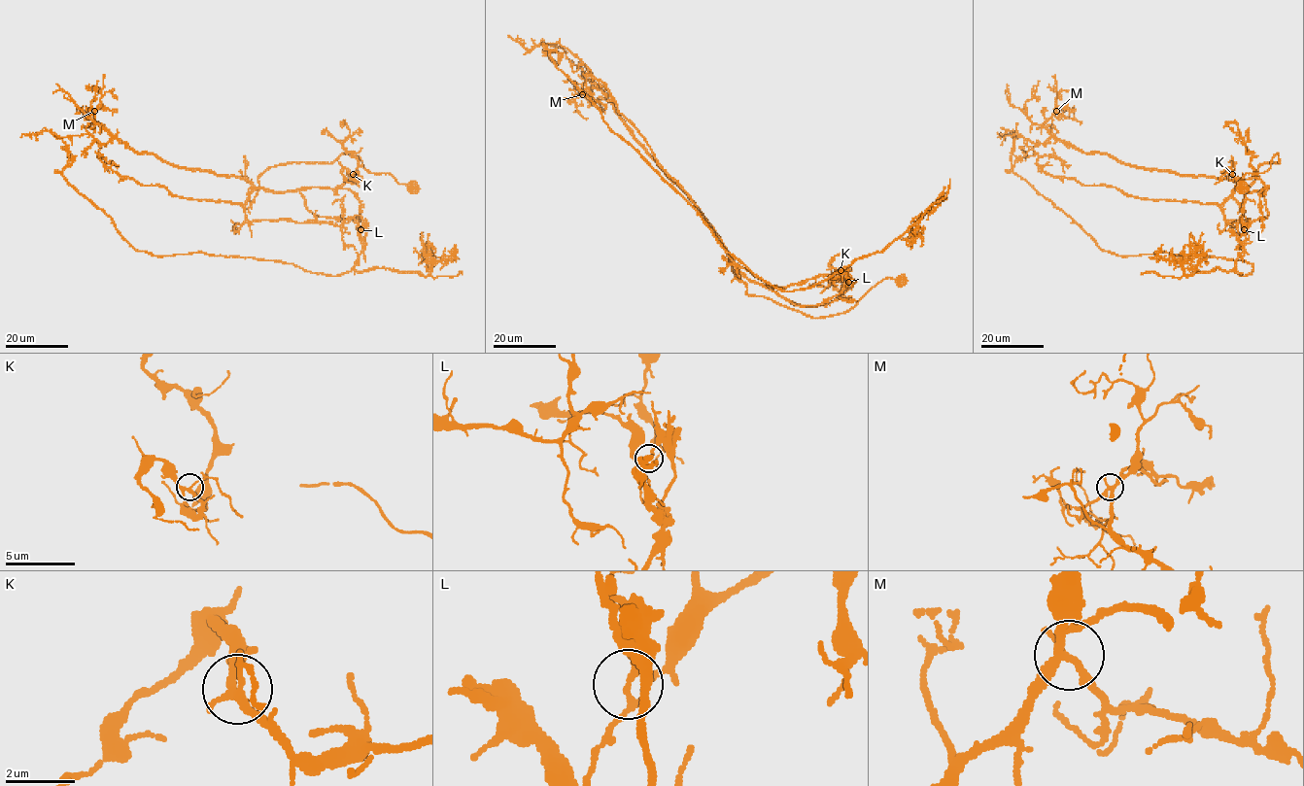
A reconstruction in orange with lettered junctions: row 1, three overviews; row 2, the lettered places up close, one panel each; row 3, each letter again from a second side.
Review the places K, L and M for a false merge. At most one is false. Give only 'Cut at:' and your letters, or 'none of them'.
Cut at: L

